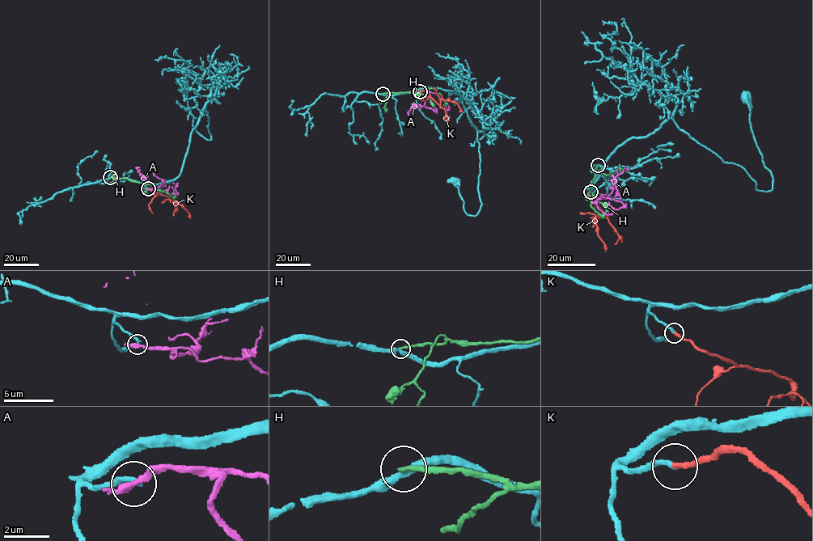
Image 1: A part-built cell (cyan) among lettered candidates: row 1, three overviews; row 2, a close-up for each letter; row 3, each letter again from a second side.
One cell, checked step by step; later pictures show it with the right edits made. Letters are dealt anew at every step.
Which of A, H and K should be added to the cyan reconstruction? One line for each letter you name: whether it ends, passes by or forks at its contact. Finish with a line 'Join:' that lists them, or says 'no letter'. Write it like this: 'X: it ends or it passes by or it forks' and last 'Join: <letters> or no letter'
K: it ends
Join: K

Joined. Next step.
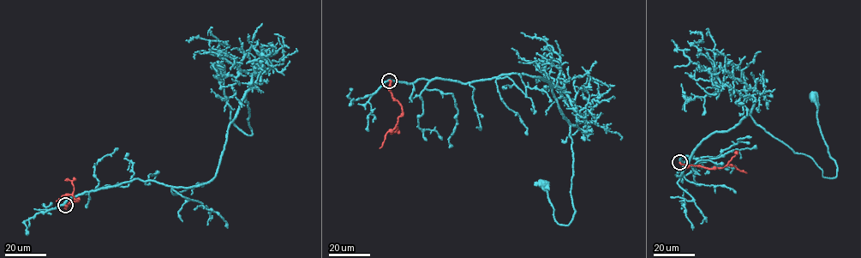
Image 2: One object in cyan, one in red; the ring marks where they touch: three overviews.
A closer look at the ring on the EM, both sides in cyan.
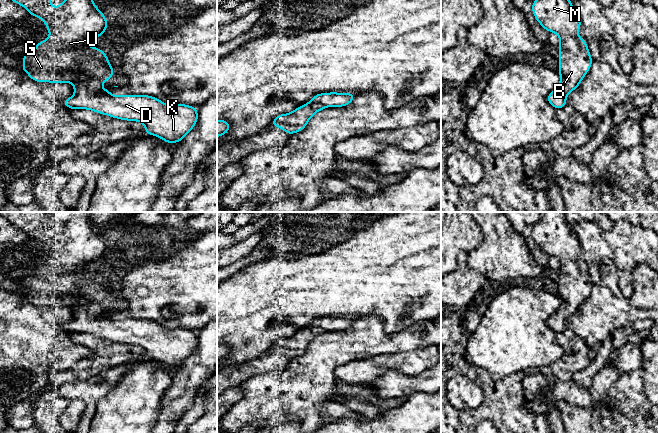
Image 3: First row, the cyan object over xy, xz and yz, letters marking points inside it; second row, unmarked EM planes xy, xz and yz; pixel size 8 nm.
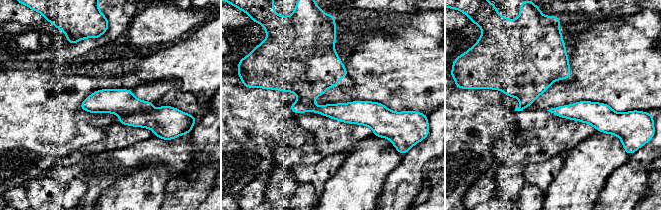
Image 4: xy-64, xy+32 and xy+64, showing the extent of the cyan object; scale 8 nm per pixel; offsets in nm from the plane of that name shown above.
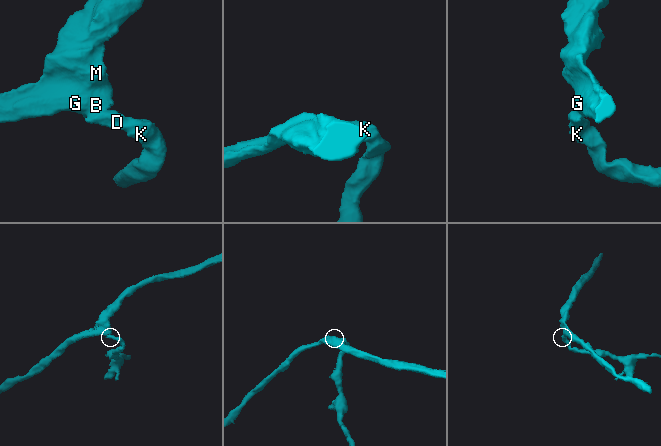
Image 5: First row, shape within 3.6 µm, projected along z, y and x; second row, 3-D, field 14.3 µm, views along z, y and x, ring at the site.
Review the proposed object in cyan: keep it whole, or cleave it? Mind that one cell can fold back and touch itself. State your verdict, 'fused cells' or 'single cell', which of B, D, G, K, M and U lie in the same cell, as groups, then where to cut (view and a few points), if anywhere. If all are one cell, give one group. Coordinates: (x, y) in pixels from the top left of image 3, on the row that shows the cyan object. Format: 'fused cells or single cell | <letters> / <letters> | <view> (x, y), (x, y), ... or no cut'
single cell | B D G K M U | no cut

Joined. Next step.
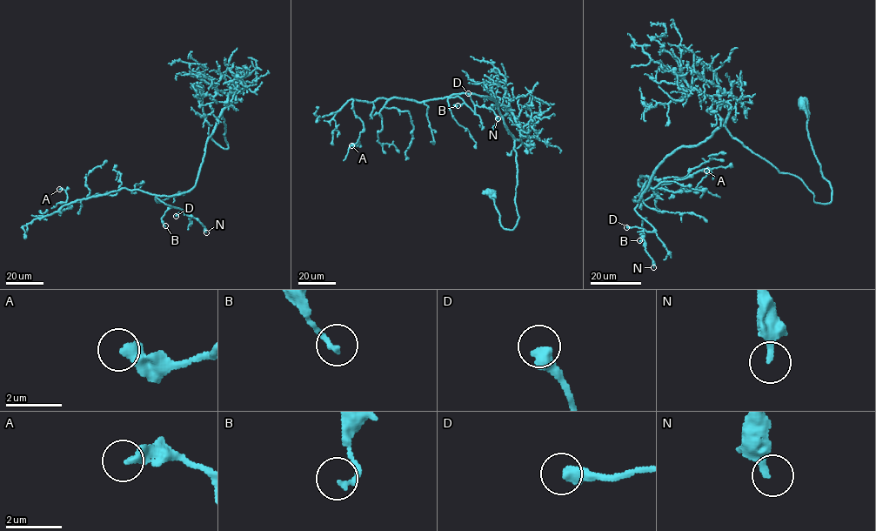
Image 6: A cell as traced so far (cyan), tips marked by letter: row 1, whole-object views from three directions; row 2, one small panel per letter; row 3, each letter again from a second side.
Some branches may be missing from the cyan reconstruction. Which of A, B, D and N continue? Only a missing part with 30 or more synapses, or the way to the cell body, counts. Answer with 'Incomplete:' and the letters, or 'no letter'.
Incomplete: no letter

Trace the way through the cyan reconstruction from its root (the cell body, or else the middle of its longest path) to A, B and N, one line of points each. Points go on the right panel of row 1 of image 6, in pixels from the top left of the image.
A: (802, 104), (830, 202), (725, 125), (670, 153), (633, 200), (640, 175), (679, 192), (706, 171)
B: (802, 104), (830, 202), (814, 201), (799, 178), (722, 125), (677, 148), (635, 196), (639, 240)
N: (802, 104), (830, 202), (722, 125), (670, 153), (633, 198), (654, 229), (653, 267)

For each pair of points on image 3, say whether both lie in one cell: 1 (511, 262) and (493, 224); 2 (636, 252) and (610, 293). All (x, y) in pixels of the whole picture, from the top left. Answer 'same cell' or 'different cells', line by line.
1: same cell
2: different cells

